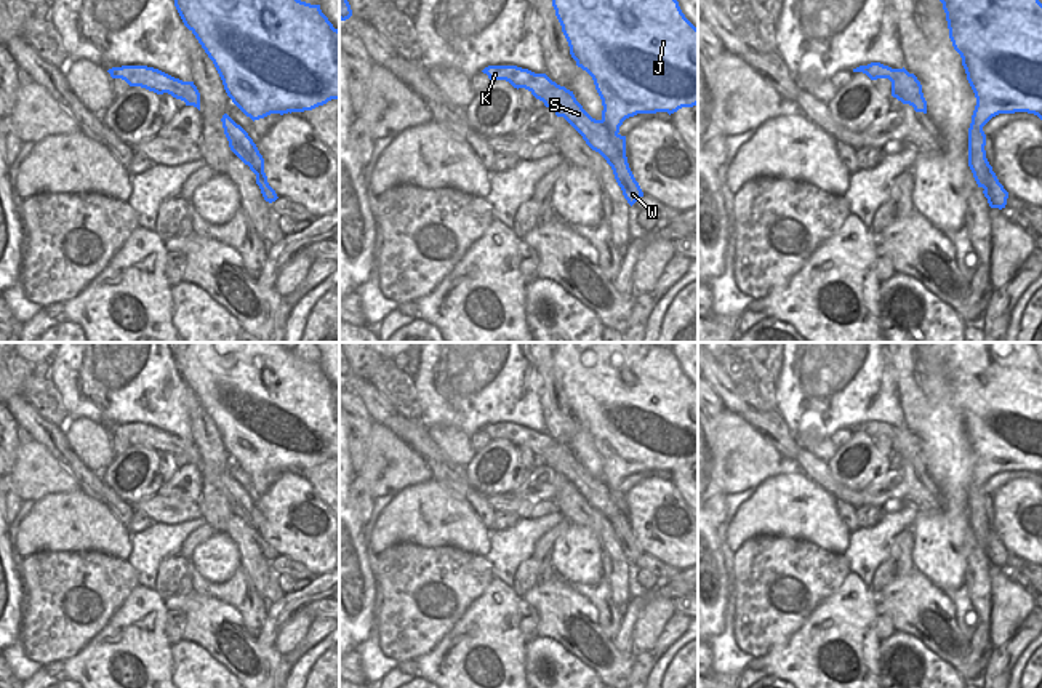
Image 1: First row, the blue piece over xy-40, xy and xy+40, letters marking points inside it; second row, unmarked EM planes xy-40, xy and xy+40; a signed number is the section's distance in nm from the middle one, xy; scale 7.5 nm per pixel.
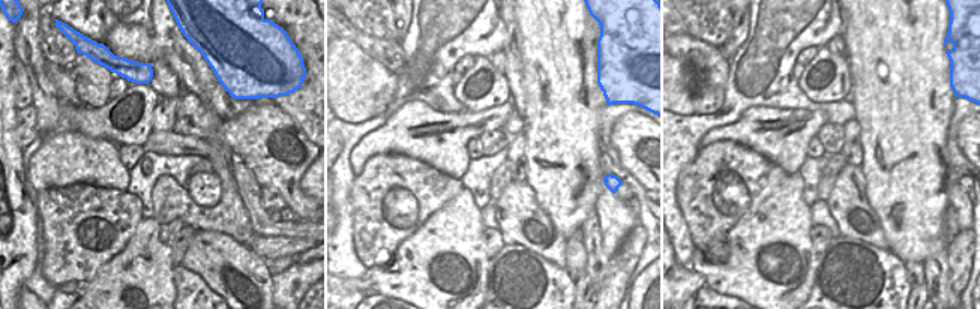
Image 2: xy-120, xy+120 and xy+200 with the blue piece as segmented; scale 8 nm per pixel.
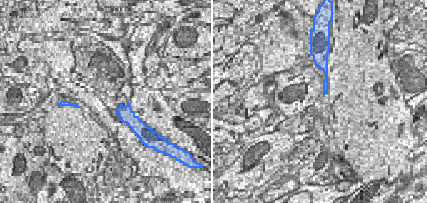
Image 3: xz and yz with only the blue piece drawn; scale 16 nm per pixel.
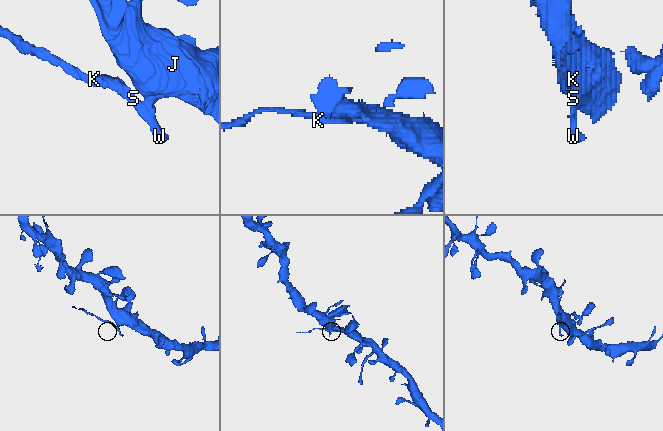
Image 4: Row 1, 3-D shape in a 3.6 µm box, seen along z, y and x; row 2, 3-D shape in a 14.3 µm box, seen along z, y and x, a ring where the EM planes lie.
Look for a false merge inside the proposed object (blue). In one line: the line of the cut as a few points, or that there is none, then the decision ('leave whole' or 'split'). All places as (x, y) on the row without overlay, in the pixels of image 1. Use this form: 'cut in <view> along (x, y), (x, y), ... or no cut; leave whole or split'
cut in xy along (601, 479), (610, 490), (617, 492); split

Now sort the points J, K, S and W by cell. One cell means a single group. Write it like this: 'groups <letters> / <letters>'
groups J / K S W

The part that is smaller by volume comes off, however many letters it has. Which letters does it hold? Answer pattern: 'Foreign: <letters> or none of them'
Foreign: K, S, W.

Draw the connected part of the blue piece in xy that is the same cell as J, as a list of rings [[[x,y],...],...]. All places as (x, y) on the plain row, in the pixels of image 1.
[[[557,342],[552,365],[576,424],[586,429],[602,458],[610,491],[637,472],[667,470],[698,462],[698,387],[685,376],[671,347],[659,342]]]

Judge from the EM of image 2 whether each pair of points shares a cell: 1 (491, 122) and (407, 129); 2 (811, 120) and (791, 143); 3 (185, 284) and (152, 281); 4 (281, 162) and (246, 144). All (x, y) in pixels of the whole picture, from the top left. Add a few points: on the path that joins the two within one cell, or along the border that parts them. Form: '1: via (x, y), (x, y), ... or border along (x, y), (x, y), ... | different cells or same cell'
1: via (470, 120), (426, 120) | same cell
2: via (805, 126), (796, 137) | same cell
3: border along (176, 266), (174, 293) | different cells
4: via (272, 156), (255, 144) | same cell

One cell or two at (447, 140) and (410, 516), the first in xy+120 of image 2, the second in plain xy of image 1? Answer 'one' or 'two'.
one

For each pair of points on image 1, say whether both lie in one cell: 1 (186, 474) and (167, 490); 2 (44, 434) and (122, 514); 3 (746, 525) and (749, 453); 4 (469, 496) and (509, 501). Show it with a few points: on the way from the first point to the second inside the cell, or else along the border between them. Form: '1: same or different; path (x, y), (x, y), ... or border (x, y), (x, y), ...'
1: same; path (181, 479), (172, 488)
2: same; path (63, 453), (104, 495)
3: different; border (788, 471), (769, 476), (754, 490)
4: different; border (482, 496), (495, 511)

